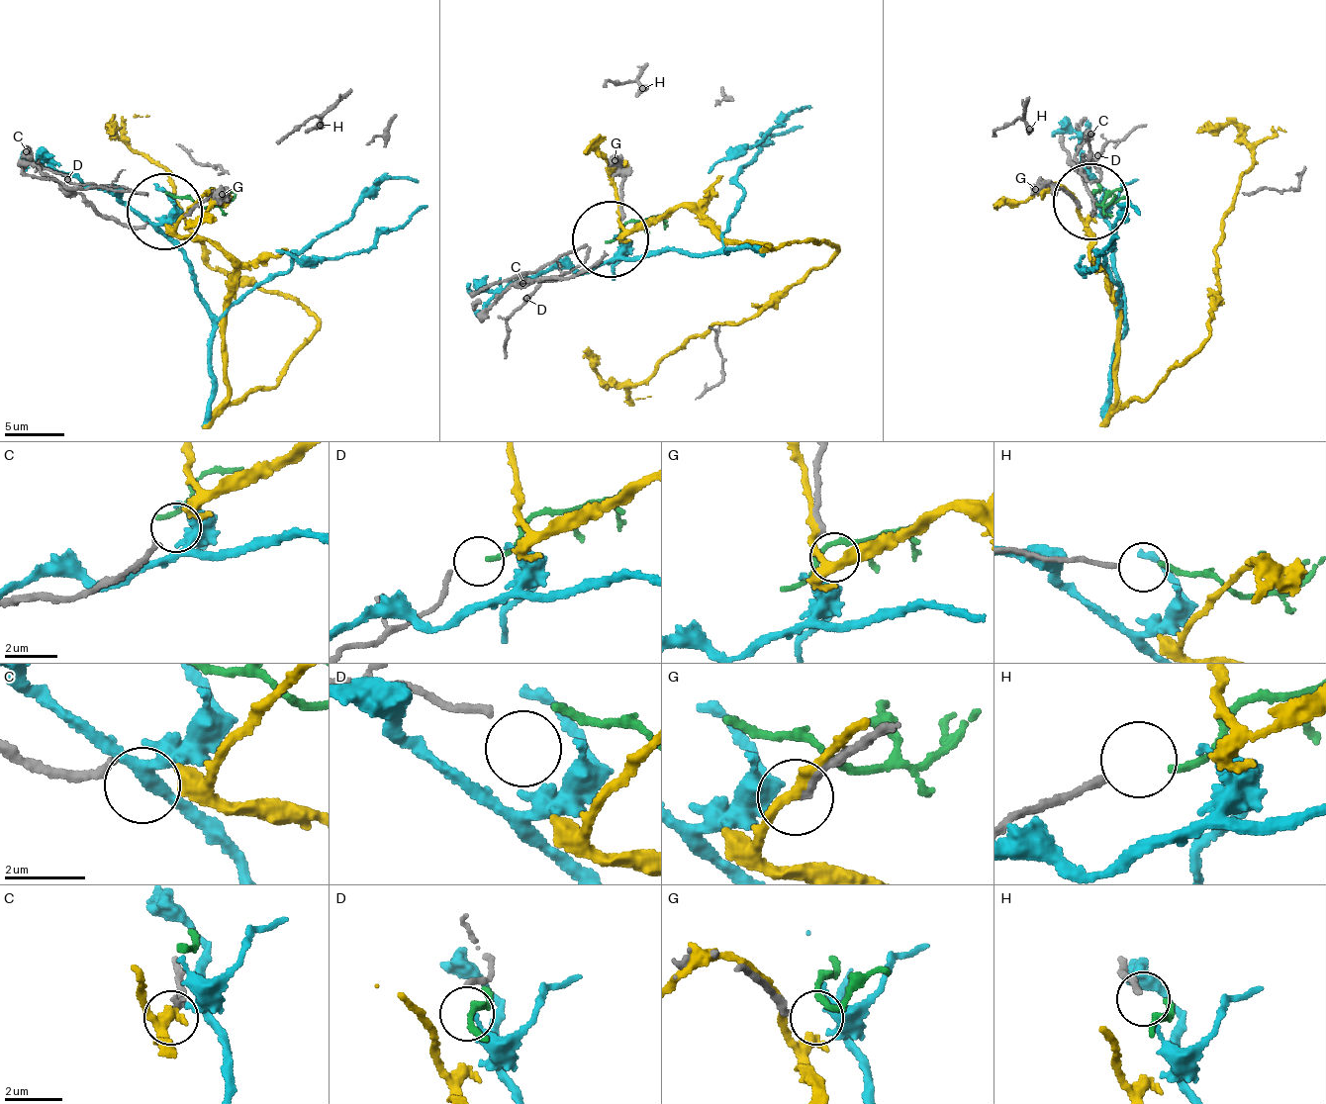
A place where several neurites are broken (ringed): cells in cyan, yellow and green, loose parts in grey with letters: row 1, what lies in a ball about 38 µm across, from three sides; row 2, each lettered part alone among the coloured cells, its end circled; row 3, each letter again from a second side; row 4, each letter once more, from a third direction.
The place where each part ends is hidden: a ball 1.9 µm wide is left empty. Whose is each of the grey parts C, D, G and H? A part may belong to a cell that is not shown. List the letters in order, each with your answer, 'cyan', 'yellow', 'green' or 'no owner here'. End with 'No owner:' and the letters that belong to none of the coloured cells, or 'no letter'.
C: yellow
D: no owner here
G: cyan
H: green
No owner: D

